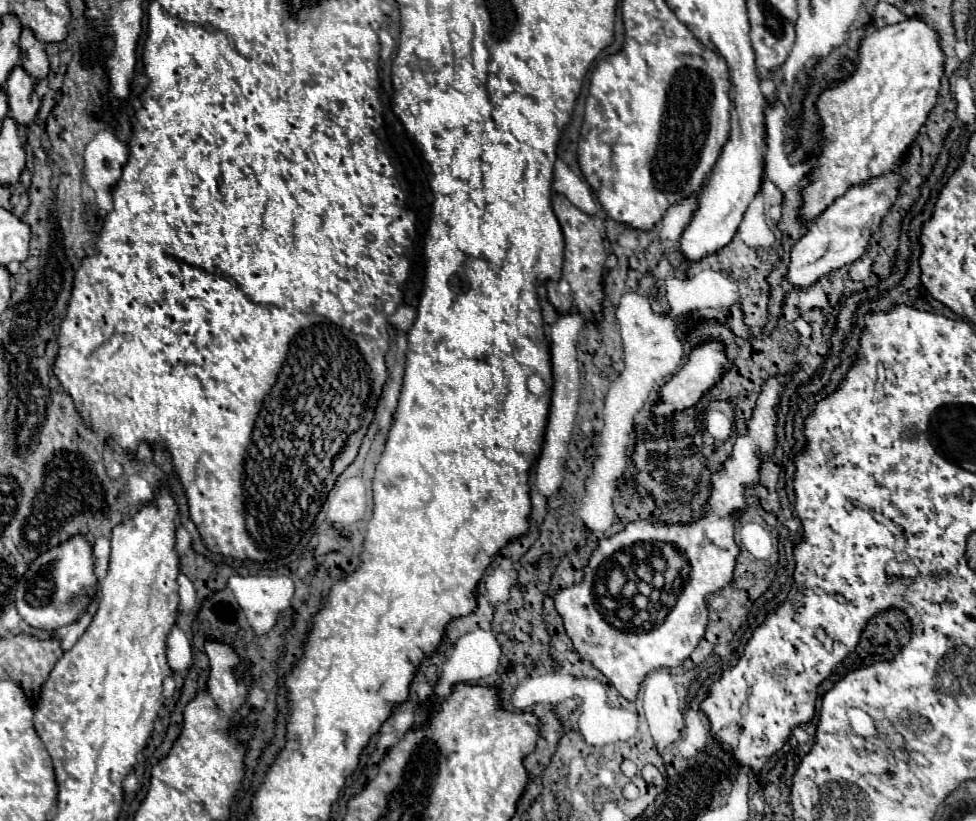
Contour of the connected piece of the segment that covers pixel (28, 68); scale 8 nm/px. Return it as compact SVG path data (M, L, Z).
M31 30L21 34L21 68L35 80L43 80L49 74L49 60L41 42L33 38Z

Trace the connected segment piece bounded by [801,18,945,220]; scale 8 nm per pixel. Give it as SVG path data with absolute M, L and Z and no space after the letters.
M907 18L891 26L875 28L863 38L853 72L839 86L825 90L817 102L819 116L823 118L823 146L815 150L817 166L813 168L813 182L803 190L803 220L817 218L833 204L835 198L845 194L849 186L857 186L857 182L865 182L865 178L885 174L885 170L893 170L893 166L897 166L909 144L915 140L919 128L927 122L927 116L937 102L943 74L945 54L939 44L939 34L921 18Z

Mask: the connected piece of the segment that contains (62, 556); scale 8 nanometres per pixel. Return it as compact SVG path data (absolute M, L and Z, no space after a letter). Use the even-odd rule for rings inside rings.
M81 534L41 554L17 584L15 606L19 616L33 628L43 628L43 630L57 630L61 626L75 622L83 612L85 600L97 588L93 564L95 564L93 546L87 538L81 538ZM83 590L87 590L89 594L81 594Z

